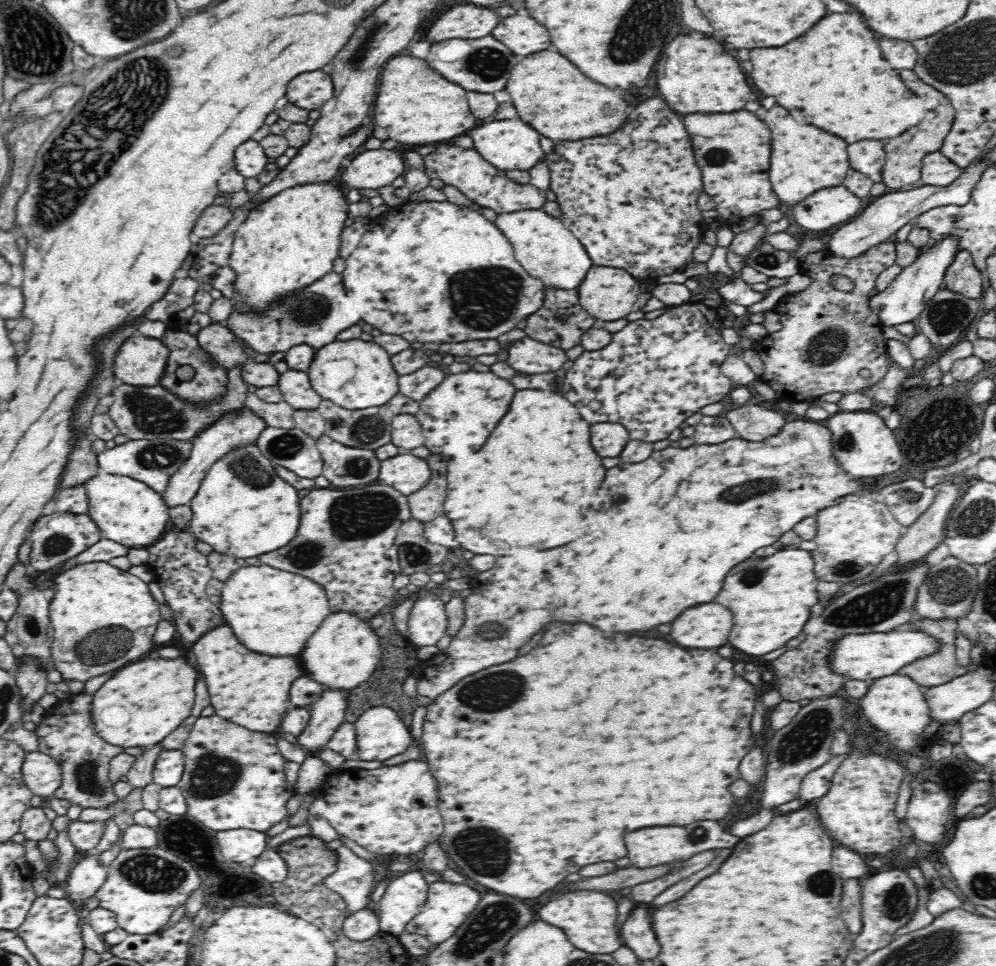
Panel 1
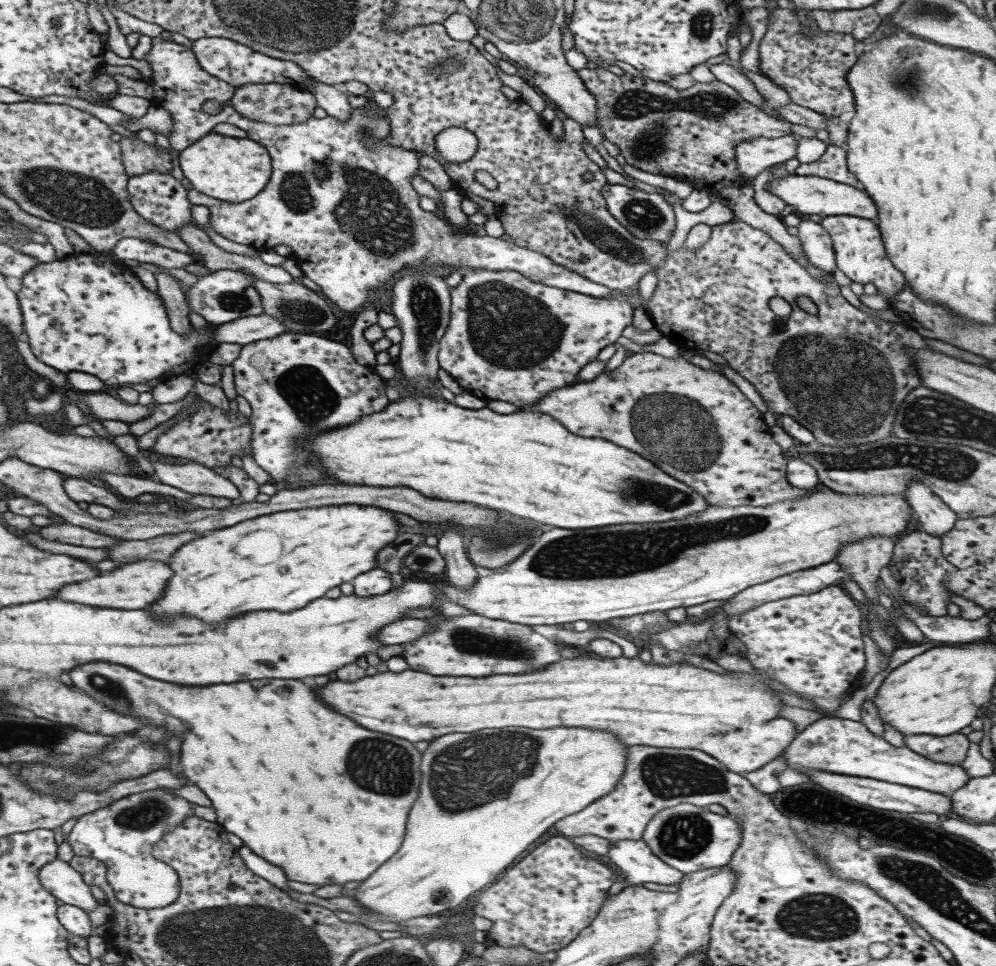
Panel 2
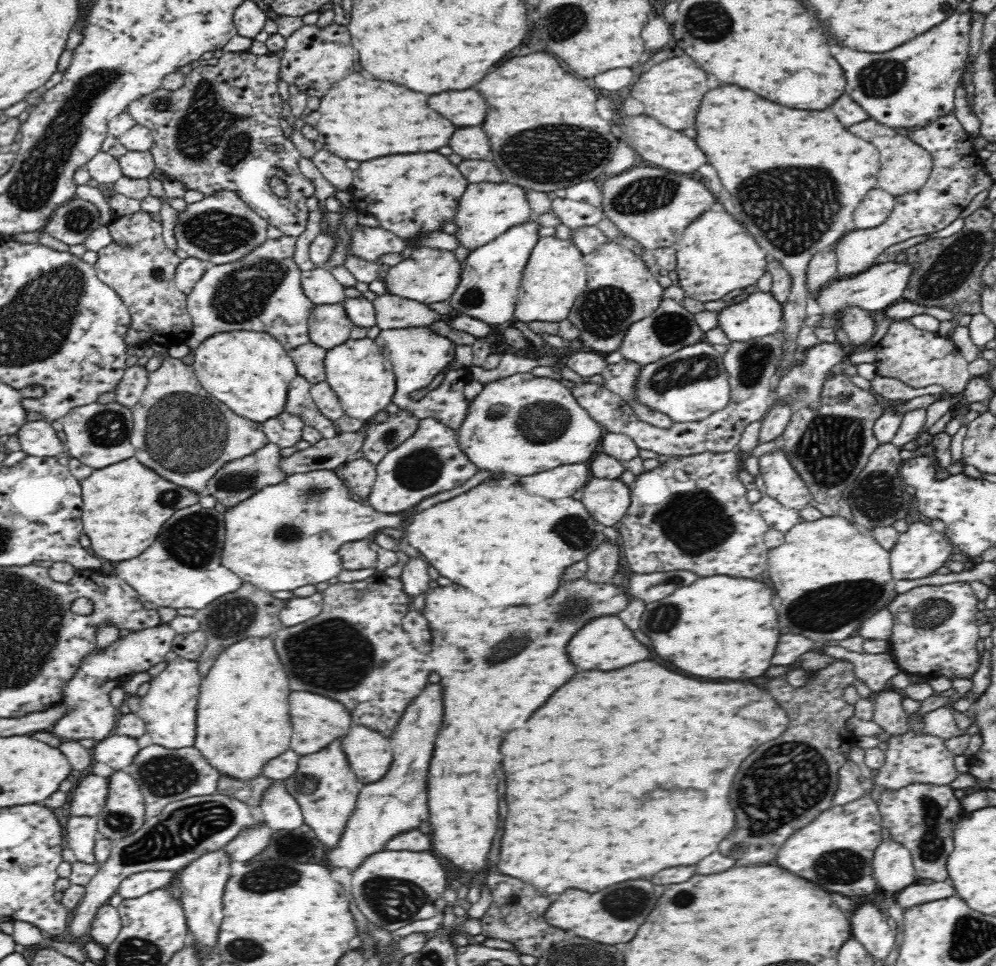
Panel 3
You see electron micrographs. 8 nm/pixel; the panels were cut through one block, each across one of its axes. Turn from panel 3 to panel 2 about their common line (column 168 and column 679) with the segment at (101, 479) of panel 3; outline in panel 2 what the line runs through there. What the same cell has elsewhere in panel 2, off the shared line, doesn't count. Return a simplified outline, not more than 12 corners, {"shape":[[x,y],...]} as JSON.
{"shape":[[404,396],[306,444],[342,484],[558,528],[710,505],[537,411]]}

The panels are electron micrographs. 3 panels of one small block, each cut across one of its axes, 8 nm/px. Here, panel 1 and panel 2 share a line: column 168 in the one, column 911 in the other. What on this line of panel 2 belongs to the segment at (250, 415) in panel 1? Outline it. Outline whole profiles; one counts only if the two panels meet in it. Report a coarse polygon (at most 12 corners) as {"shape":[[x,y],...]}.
{"shape":[[924,483],[902,493],[920,531],[941,538],[959,520]]}

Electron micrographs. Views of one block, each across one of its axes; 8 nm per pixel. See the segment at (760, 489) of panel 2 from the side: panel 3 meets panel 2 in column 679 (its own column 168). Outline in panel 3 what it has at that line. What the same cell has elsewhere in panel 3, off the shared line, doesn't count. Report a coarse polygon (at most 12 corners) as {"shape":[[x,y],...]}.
{"shape":[[166,357],[131,409],[135,458],[205,494],[269,443]]}

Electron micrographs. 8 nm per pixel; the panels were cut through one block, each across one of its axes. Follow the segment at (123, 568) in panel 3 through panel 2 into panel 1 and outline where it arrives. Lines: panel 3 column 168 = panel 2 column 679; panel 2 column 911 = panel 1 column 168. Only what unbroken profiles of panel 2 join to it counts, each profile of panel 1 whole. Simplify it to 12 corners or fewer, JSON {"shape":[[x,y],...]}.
{"shape":[[98,474],[84,486],[102,539],[143,548],[170,514],[138,479]]}

